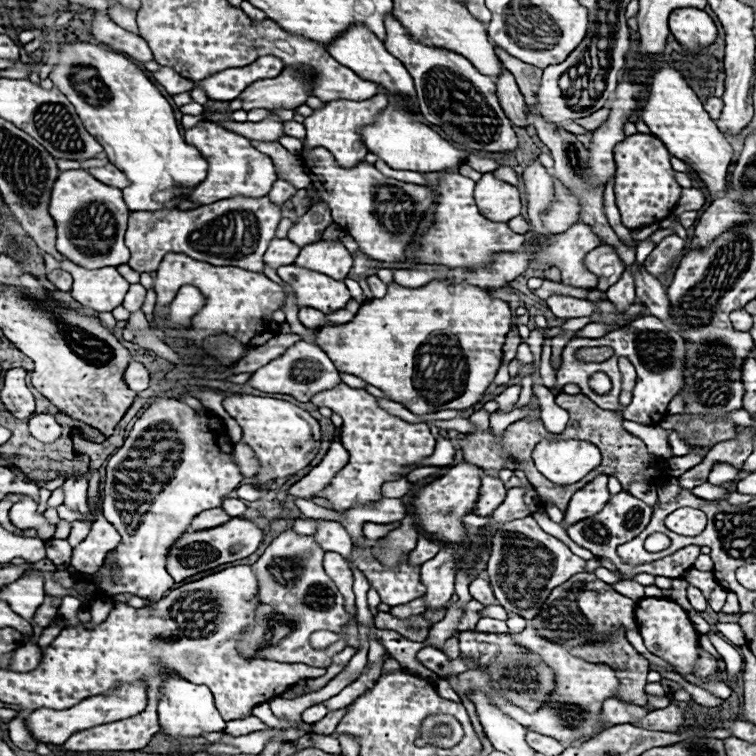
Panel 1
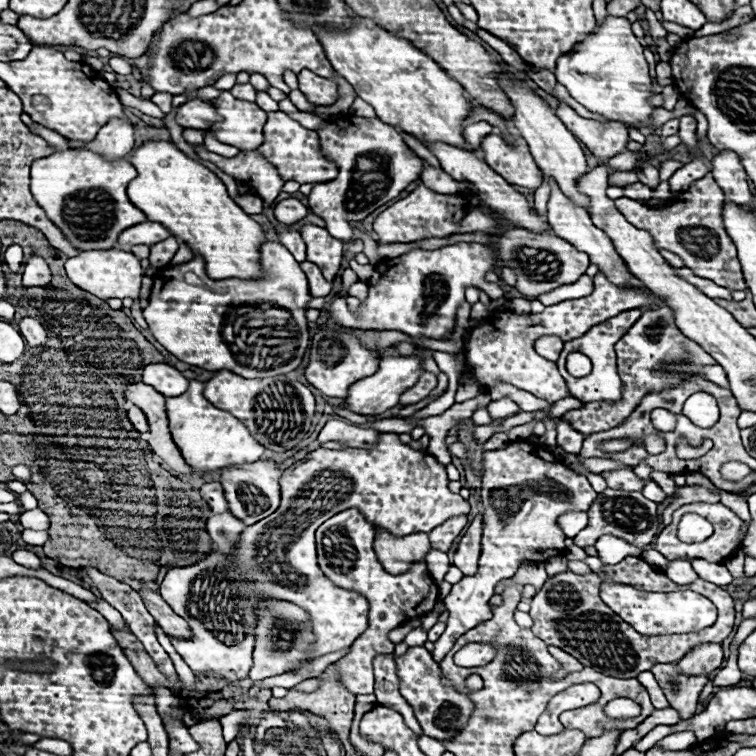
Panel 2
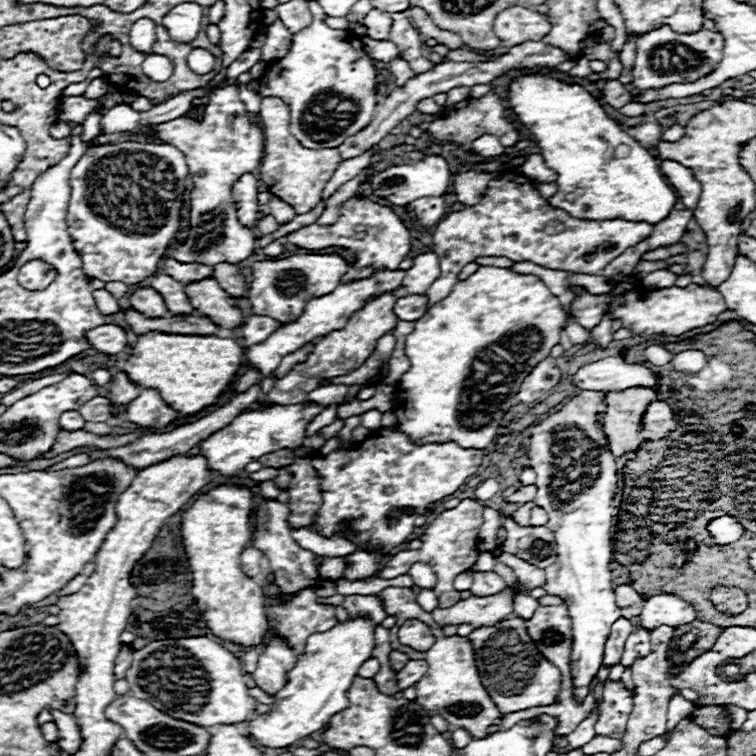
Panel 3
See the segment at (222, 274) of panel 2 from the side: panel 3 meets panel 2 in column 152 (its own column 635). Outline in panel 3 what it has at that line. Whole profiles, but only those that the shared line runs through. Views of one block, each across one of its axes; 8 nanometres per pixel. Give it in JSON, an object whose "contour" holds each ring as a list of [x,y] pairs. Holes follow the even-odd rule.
{"contour":[[[520,76],[510,84],[508,102],[518,120],[532,132],[536,144],[542,148],[546,166],[558,174],[558,192],[548,200],[552,206],[574,214],[574,218],[622,218],[648,224],[658,224],[668,218],[678,202],[678,196],[674,188],[668,186],[656,158],[650,156],[648,150],[642,148],[634,138],[630,138],[582,86],[566,84],[552,76]],[[576,188],[582,188],[584,194],[574,202],[568,202],[566,196]]]}

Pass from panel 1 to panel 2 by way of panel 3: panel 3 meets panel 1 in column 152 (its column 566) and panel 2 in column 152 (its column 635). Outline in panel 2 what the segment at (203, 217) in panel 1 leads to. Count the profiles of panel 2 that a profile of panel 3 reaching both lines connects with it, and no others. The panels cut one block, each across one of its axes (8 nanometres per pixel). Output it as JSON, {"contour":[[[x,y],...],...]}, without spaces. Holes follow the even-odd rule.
{"contour":[[[140,222],[138,226],[130,226],[118,236],[118,246],[136,246],[136,244],[146,244],[152,246],[156,242],[162,242],[170,238],[170,230],[164,228],[158,222]]]}

